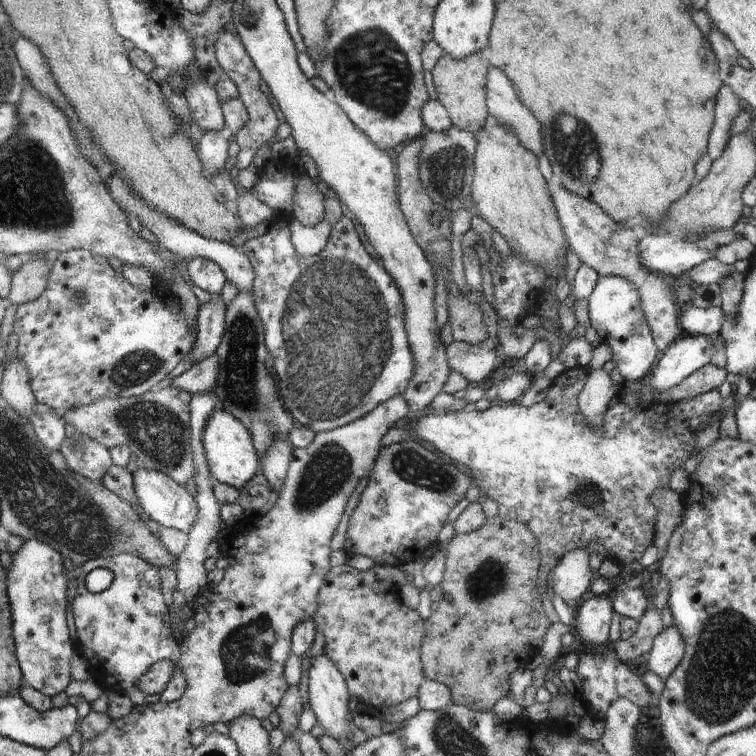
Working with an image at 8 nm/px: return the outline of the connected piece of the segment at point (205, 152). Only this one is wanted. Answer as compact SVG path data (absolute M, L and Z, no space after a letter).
M222 130L206 131L199 144L199 155L205 166L206 174L216 174L230 163L228 156L229 140L222 136Z

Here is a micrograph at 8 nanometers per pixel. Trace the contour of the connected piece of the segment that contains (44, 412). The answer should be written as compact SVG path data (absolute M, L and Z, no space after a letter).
M39 402L36 410L36 416L33 416L32 420L39 437L51 452L61 452L68 430L64 413L42 402Z

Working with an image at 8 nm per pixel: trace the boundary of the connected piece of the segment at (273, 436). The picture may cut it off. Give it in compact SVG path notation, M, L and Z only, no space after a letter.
M239 292L227 305L225 331L216 353L219 356L216 380L219 405L226 412L230 412L236 420L242 422L246 430L250 432L252 444L262 464L268 448L272 448L274 442L278 440L287 440L296 422L288 416L288 411L284 409L278 398L277 379L273 371L264 365L268 350L266 350L264 328L256 310L253 293Z

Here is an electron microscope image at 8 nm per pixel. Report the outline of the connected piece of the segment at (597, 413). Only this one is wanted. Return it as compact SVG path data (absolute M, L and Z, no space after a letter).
M588 368L587 371L587 382L578 398L579 411L592 422L592 427L600 428L604 412L610 406L610 400L619 396L622 387L612 381L604 368Z

